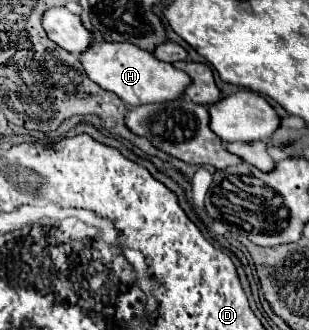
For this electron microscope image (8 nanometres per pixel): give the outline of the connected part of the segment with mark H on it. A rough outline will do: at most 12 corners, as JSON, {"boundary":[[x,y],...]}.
{"boundary":[[129,42],[79,56],[129,106],[177,100],[189,76]]}

